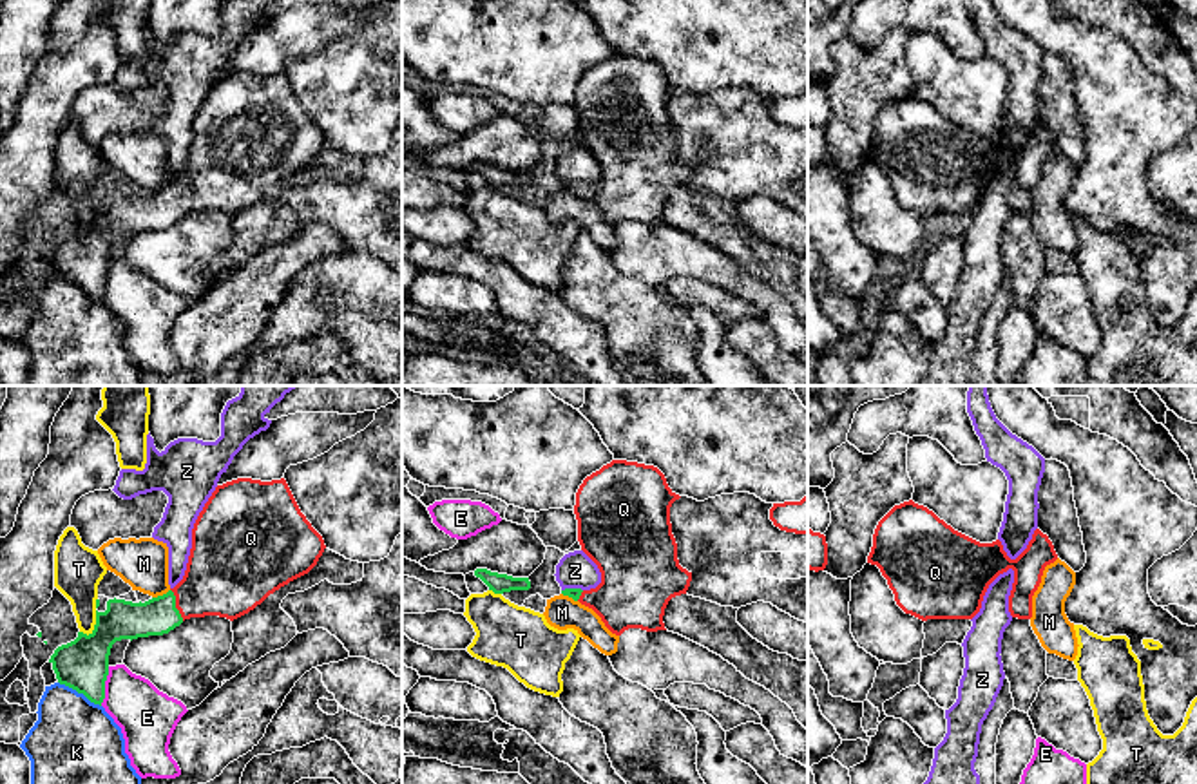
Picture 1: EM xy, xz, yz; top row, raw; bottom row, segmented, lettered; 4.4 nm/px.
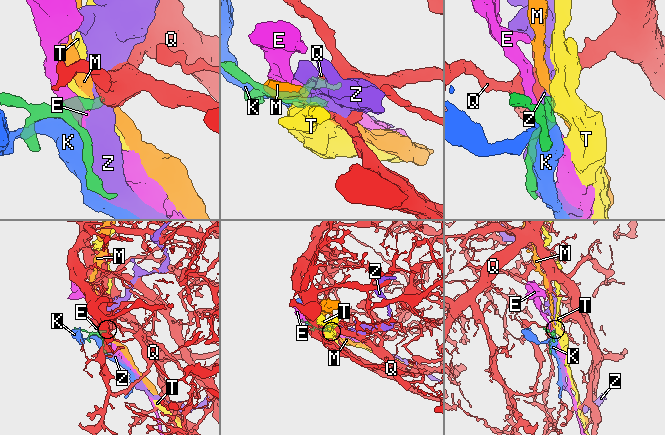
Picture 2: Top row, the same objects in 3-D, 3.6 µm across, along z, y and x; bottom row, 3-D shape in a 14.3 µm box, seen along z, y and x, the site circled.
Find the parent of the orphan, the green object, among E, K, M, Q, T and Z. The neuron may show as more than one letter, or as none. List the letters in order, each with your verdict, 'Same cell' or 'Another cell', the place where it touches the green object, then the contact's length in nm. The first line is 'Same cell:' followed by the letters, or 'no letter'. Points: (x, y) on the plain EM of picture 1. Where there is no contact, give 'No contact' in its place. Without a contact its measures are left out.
Same cell: Q
E: Another cell. Touches green at xy (104, 281). Shared border 180 nm
K: Another cell. Touches green at xy (80, 286). Shared border 220 nm
M: Another cell. Touches green at xy (160, 191). Shared border 90 nm
Q: Same cell. Touches green at xy (174, 200). Shared border 160 nm
T: Another cell. Touches green at xy (95, 221). Shared border 130 nm
Z: Another cell. Touches green at xz (571, 183). Shared border 100 nm

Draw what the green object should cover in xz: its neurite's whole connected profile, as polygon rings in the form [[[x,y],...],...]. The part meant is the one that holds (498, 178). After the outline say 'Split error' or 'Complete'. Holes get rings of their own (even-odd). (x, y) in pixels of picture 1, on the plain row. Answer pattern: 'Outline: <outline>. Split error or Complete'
Outline: [[[476,163],[474,170],[480,172],[494,188],[531,183],[529,172],[512,172],[507,168],[491,167],[487,163]]]. Complete

